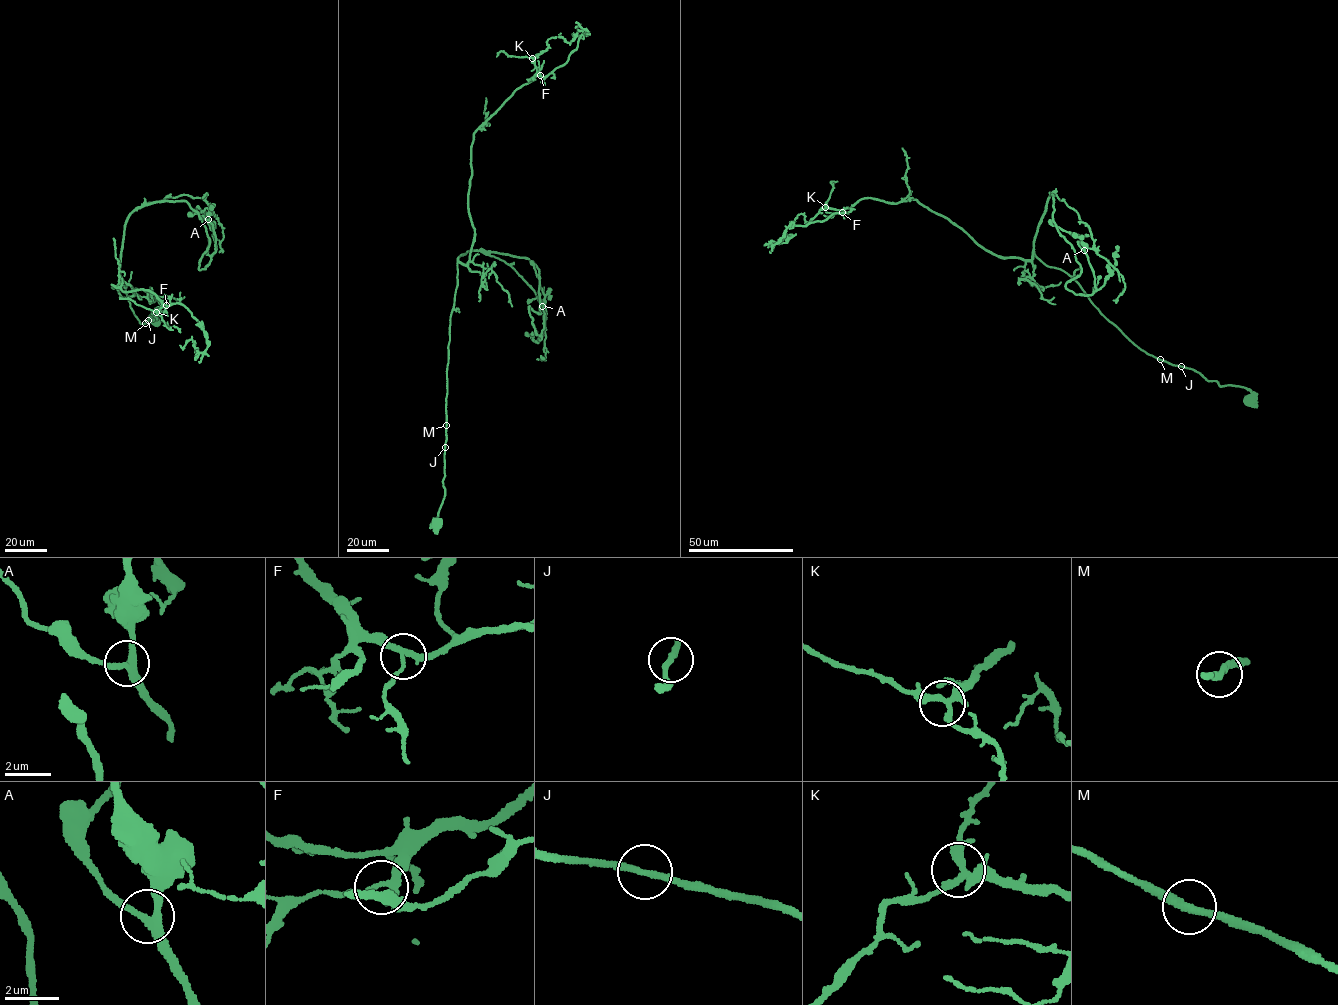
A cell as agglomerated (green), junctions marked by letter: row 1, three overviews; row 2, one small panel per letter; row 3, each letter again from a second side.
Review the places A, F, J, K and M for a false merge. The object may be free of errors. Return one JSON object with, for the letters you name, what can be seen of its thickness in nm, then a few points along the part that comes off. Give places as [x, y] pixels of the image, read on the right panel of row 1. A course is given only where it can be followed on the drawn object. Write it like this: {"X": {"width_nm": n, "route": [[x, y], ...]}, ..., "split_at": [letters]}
{"split_at": []}

